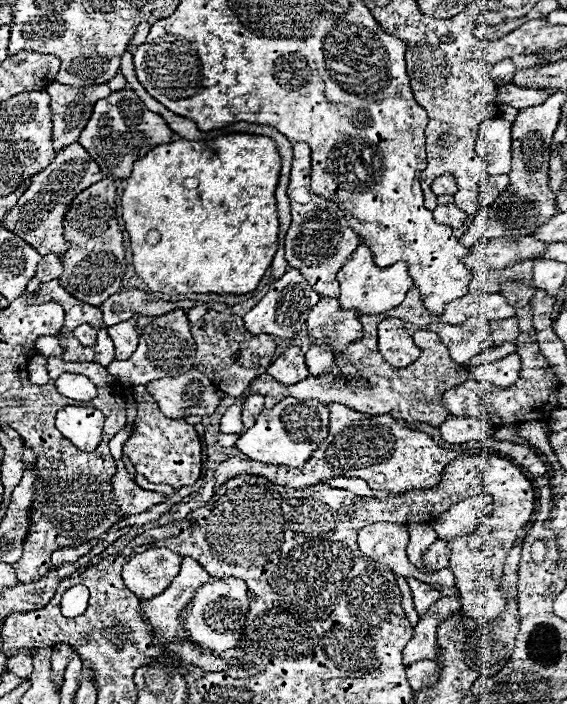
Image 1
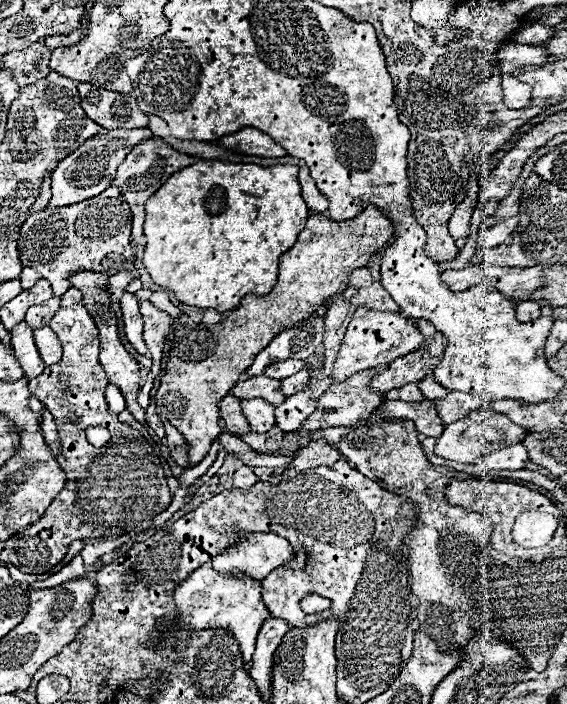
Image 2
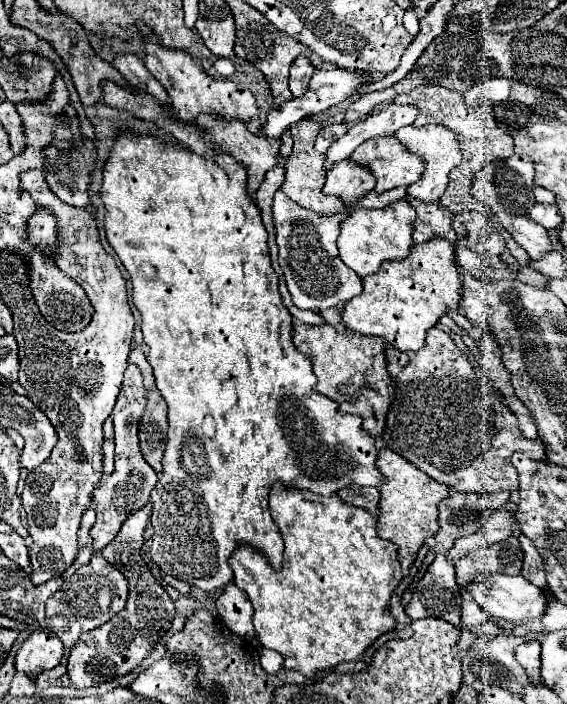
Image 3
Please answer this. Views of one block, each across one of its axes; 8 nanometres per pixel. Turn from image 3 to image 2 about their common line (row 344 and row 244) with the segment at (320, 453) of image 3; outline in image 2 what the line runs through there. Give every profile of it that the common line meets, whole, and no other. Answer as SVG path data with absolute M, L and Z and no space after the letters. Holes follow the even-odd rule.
M200 160L172 174L168 182L148 198L144 222L148 244L144 250L144 266L154 282L172 290L182 304L228 312L240 306L244 296L264 296L272 290L280 256L296 244L306 218L308 206L300 196L298 166L276 164L262 168L256 164Z

